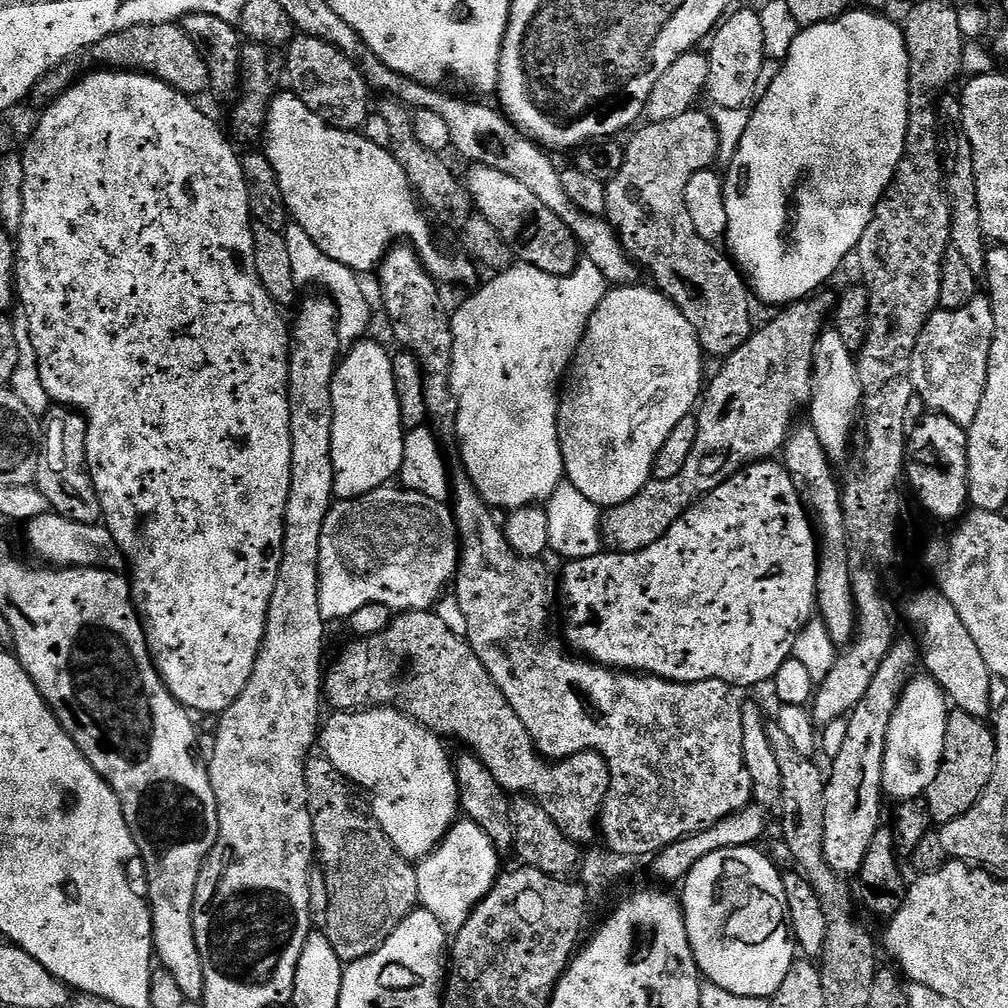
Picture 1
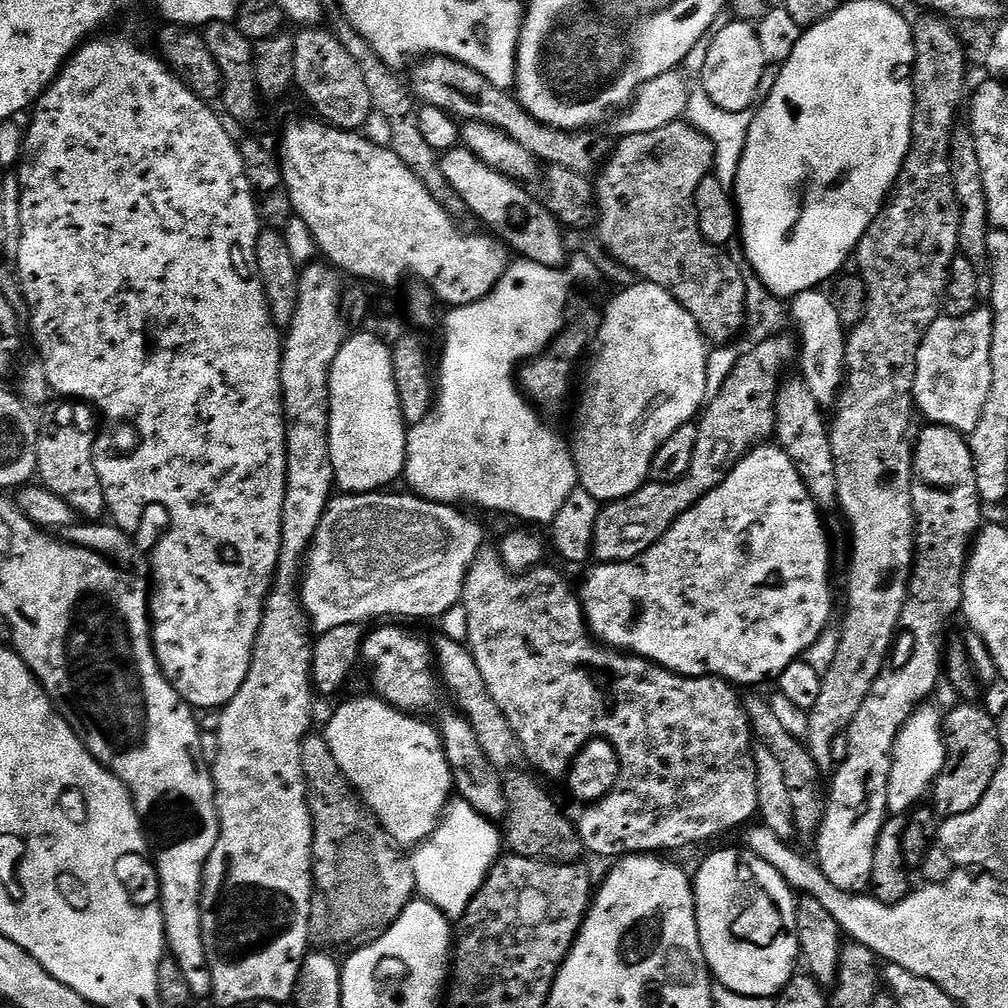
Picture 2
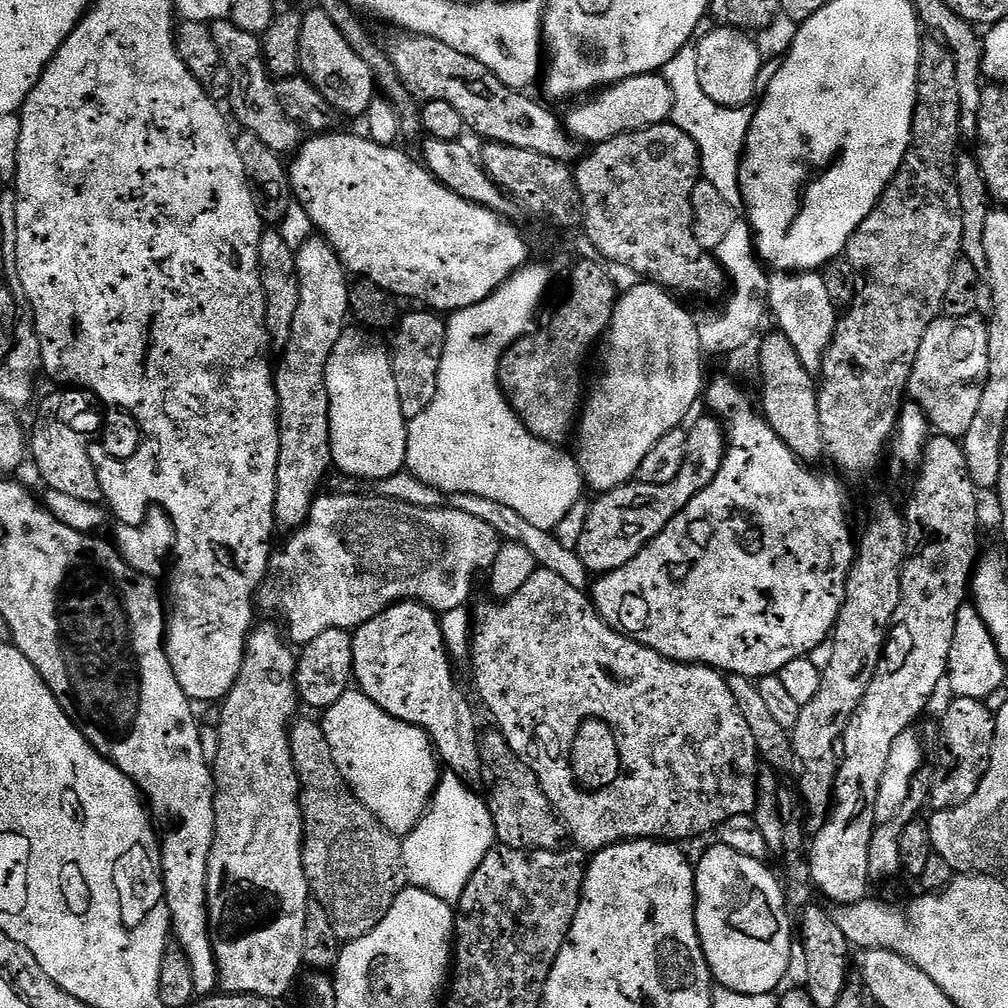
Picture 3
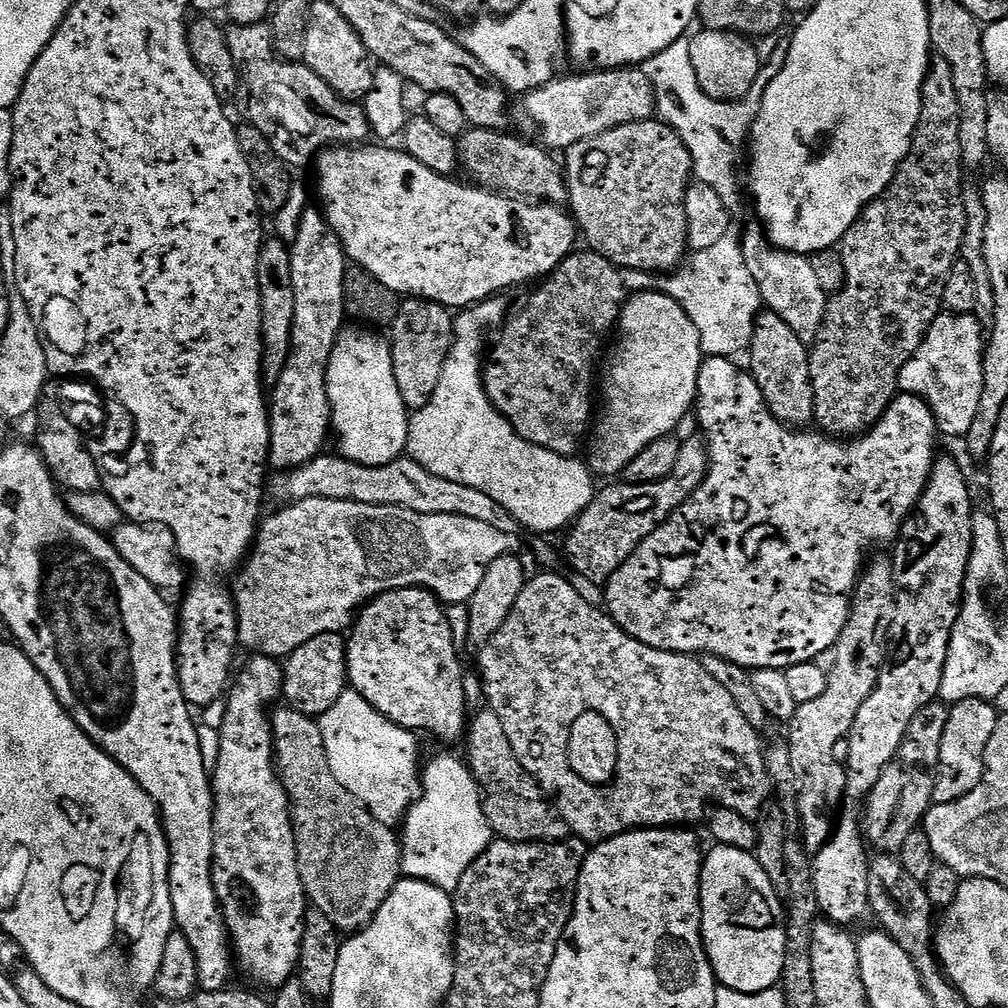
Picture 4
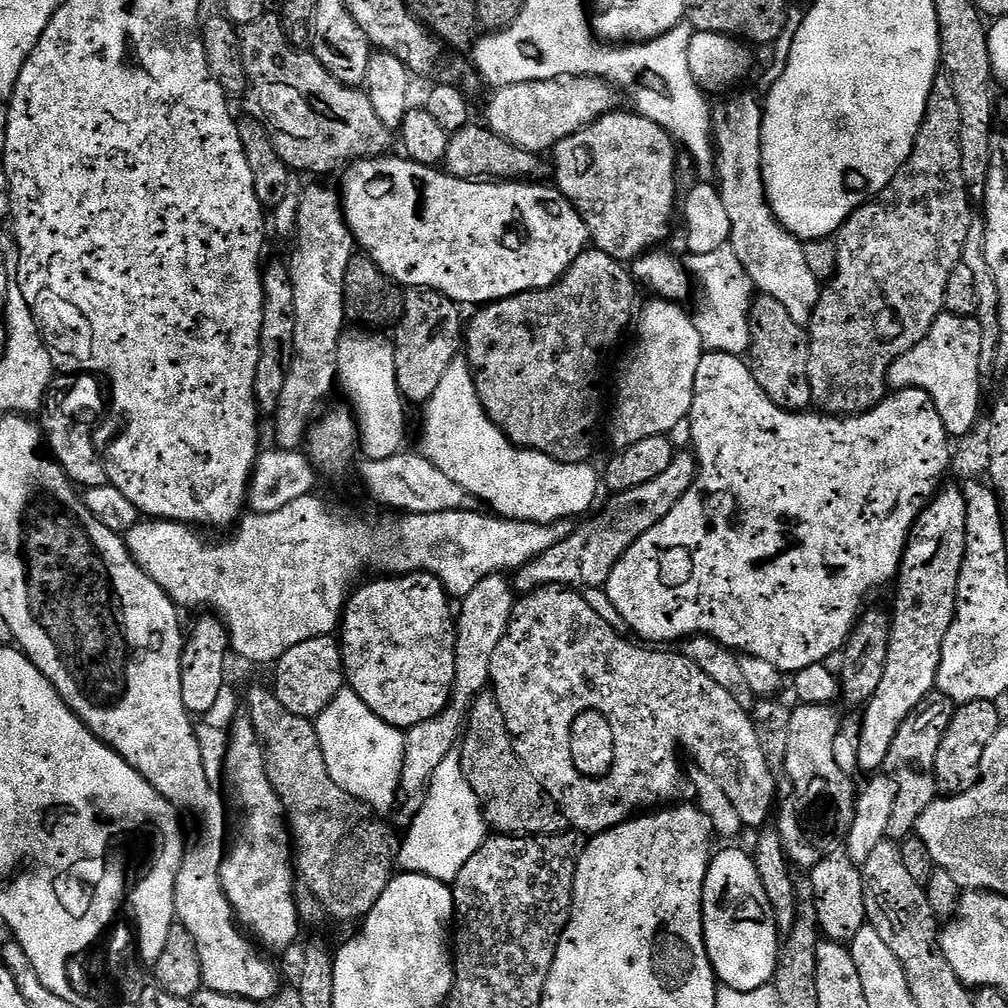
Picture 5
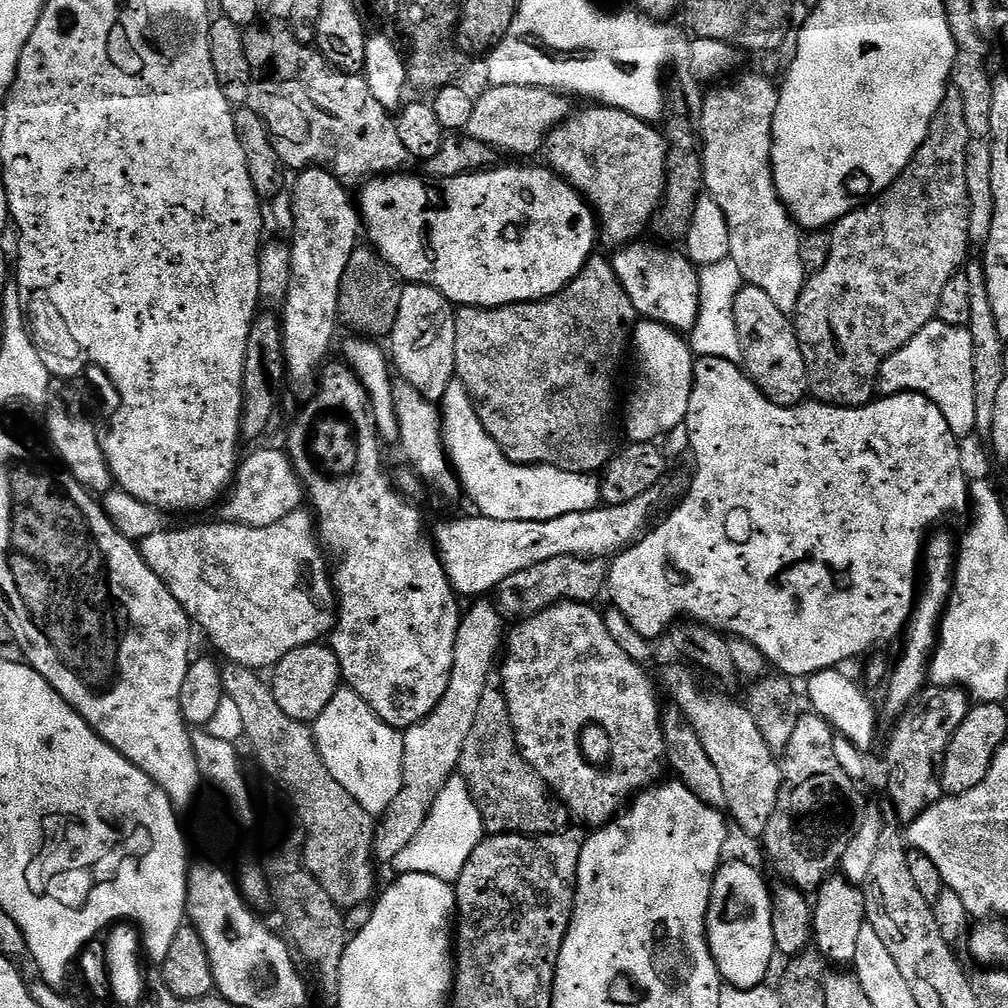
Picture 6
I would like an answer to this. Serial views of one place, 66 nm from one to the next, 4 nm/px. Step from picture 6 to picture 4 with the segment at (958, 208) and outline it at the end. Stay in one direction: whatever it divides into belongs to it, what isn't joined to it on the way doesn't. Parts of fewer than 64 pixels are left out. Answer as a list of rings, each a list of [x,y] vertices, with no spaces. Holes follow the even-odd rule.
[[[933,55],[928,61],[928,72],[922,82],[922,102],[916,129],[912,135],[912,145],[906,154],[906,158],[900,164],[900,169],[894,174],[894,178],[888,184],[878,200],[872,200],[864,207],[864,212],[856,219],[854,226],[840,241],[838,251],[846,266],[846,282],[841,292],[835,293],[828,301],[828,309],[824,315],[824,327],[817,334],[816,339],[810,345],[808,361],[810,362],[810,382],[814,386],[814,410],[816,411],[815,423],[819,431],[833,438],[855,438],[867,431],[880,421],[891,406],[892,401],[898,395],[900,386],[900,371],[906,362],[922,346],[922,342],[928,333],[928,327],[934,323],[942,312],[942,301],[946,290],[946,278],[950,270],[961,259],[960,247],[964,241],[966,230],[966,206],[964,205],[964,190],[966,181],[966,169],[962,162],[962,146],[958,146],[958,122],[960,121],[960,107],[958,106],[958,94],[954,91],[954,73],[946,62],[946,58]]]

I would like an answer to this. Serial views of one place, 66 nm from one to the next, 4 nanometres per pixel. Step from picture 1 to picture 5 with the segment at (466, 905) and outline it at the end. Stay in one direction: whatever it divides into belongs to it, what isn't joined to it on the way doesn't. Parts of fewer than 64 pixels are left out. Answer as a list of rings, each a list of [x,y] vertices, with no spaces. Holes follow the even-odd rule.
[[[455,751],[442,760],[438,770],[432,775],[432,781],[428,784],[428,797],[422,802],[418,814],[412,823],[407,825],[404,836],[404,845],[399,845],[397,867],[403,872],[420,873],[423,876],[434,878],[447,884],[455,883],[462,866],[470,862],[470,858],[479,850],[489,835],[490,829],[484,823],[484,812],[480,809],[480,800],[474,794],[466,774],[462,770],[462,762]]]

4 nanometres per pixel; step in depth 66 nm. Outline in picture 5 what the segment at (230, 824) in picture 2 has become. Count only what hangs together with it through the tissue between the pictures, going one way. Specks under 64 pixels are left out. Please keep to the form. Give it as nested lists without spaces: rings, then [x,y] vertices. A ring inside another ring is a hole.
[[[246,714],[237,715],[232,723],[228,736],[228,753],[225,758],[223,779],[232,787],[232,792],[236,795],[236,804],[244,808],[244,813],[240,816],[236,837],[233,840],[231,837],[227,845],[224,861],[220,867],[222,890],[230,902],[232,912],[240,927],[250,932],[252,928],[251,935],[258,941],[259,947],[269,953],[284,952],[299,938],[300,928],[302,929],[302,921],[296,909],[298,876],[294,871],[294,844],[290,839],[290,825],[286,819],[280,796],[274,790],[266,774],[264,746],[254,730],[252,719]]]

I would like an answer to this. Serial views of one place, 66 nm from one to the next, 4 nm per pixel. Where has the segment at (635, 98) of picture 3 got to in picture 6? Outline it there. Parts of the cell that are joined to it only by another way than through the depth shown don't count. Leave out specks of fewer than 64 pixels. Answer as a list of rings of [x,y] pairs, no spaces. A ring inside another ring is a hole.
[[[538,86],[485,87],[481,96],[475,97],[474,114],[470,114],[467,135],[478,142],[489,144],[501,153],[513,152],[516,158],[532,158],[536,151],[545,147],[548,135],[556,125],[567,120],[573,111],[573,101],[565,93],[554,88]],[[569,100],[569,101],[568,101]],[[504,151],[504,152],[503,152]]]

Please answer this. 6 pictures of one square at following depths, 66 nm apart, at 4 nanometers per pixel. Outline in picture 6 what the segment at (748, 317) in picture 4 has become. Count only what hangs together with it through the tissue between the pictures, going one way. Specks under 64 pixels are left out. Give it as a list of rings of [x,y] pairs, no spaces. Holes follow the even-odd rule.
[[[731,257],[699,269],[699,316],[690,333],[692,351],[697,357],[718,357],[741,363],[741,342],[734,322],[734,298],[744,286],[744,279]]]

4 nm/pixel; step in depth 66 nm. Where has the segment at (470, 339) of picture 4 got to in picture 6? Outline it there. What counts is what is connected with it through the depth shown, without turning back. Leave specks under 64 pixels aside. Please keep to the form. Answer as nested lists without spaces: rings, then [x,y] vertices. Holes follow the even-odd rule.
[[[454,382],[444,392],[444,399],[439,401],[440,431],[444,433],[444,450],[456,473],[457,480],[465,497],[472,499],[472,504],[477,513],[491,520],[502,522],[534,522],[535,520],[553,520],[562,518],[562,514],[578,514],[589,512],[591,508],[601,503],[600,481],[595,475],[586,472],[571,472],[558,470],[554,466],[545,464],[515,464],[502,454],[498,442],[486,434],[478,414],[474,410],[472,400],[460,383]]]

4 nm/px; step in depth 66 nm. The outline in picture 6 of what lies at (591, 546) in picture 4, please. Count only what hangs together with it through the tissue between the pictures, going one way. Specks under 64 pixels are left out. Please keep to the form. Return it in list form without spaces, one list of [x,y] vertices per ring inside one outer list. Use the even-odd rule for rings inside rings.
[[[559,556],[538,566],[518,570],[518,574],[506,578],[506,582],[502,582],[494,590],[494,603],[501,616],[516,622],[565,600],[572,600],[575,604],[592,604],[595,596],[605,591],[607,583],[608,568],[603,559]]]

